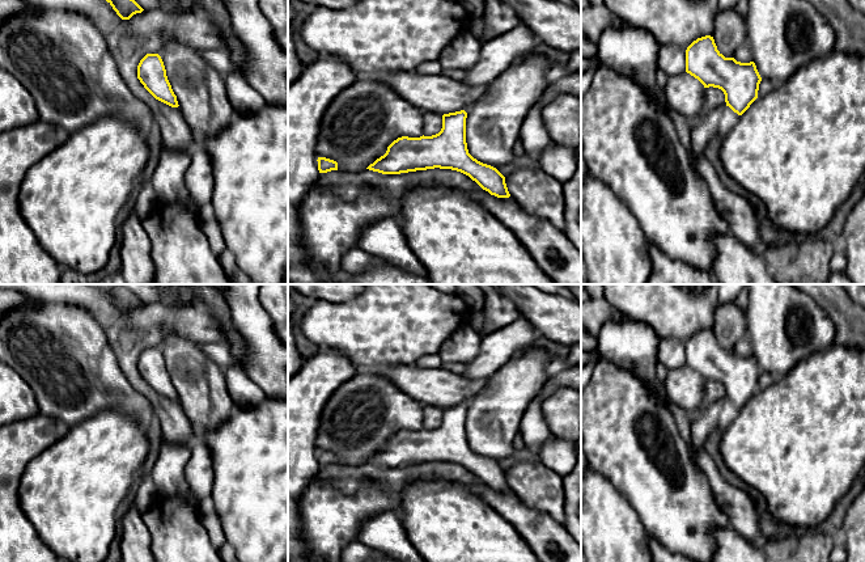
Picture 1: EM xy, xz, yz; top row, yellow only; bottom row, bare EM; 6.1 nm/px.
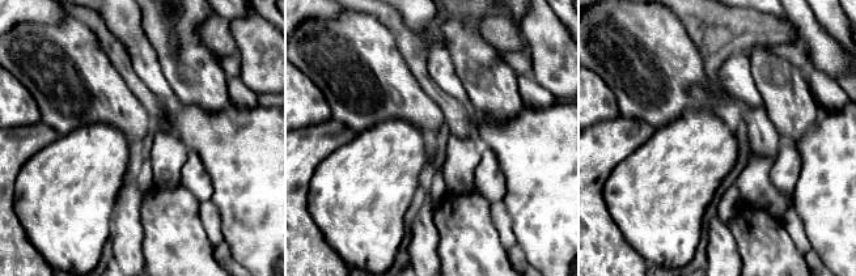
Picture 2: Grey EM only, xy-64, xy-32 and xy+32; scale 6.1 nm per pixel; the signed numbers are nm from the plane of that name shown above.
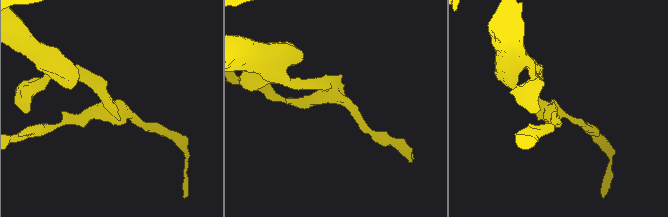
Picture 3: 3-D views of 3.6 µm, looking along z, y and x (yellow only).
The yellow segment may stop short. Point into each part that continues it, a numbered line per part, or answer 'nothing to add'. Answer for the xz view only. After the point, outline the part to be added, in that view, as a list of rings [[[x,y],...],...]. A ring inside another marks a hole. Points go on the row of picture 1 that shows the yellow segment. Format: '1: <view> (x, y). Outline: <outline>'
nothing to add

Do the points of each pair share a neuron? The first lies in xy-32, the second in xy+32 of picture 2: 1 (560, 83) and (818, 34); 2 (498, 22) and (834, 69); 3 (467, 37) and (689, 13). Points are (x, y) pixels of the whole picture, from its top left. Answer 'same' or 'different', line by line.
1: different
2: different
3: different

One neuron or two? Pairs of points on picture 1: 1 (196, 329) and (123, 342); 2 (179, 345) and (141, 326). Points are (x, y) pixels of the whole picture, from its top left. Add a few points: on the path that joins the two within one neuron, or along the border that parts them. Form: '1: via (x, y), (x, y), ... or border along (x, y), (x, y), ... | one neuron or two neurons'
1: via (178, 324), (148, 324), (141, 328) | one neuron
2: border along (194, 342), (186, 337), (168, 333), (157, 346) | two neurons

